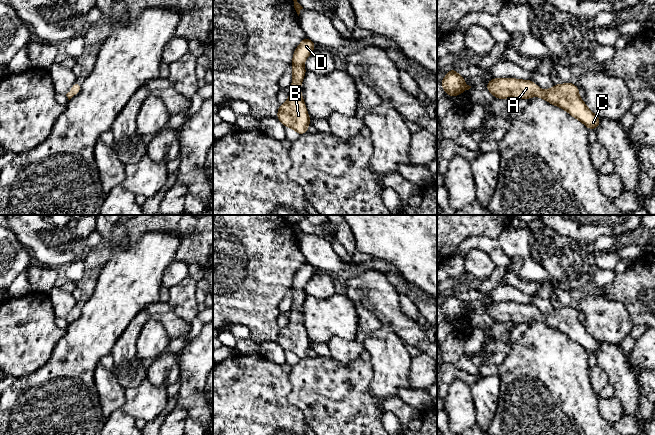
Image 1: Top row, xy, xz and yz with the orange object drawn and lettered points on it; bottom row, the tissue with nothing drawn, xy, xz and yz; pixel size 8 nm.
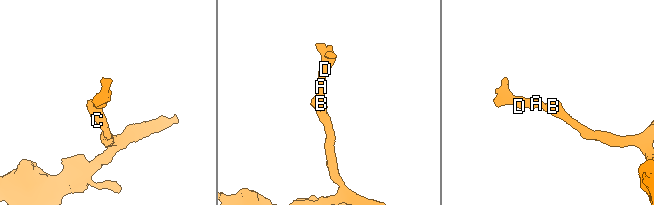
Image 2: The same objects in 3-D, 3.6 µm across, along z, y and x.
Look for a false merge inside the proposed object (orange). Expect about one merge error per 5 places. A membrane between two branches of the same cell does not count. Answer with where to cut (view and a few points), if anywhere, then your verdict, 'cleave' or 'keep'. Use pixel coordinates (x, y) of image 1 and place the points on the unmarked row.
cut none; keep

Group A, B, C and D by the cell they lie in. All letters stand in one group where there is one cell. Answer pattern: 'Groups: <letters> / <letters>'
Groups: A B C D

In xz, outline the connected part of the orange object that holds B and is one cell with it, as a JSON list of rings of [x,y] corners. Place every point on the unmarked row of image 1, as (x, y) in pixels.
[[[304,261],[295,273],[291,288],[293,304],[289,322],[284,328],[280,329],[276,341],[285,351],[294,353],[299,359],[307,357],[308,349],[311,348],[300,314],[304,299],[307,296],[304,291],[304,285],[313,276],[315,271],[316,268],[313,265]]]

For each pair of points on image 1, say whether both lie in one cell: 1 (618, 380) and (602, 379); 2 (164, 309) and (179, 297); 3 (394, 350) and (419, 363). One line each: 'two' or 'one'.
1: two
2: two
3: two

